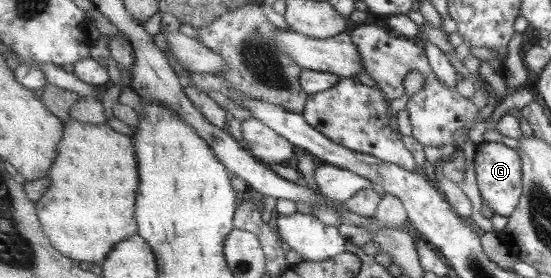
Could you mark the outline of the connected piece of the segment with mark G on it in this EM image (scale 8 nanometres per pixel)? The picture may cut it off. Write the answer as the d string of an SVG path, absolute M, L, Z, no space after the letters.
M483 141L477 157L477 174L483 203L492 208L496 214L512 217L520 207L525 191L525 160L518 152L518 148L511 148L502 141Z

